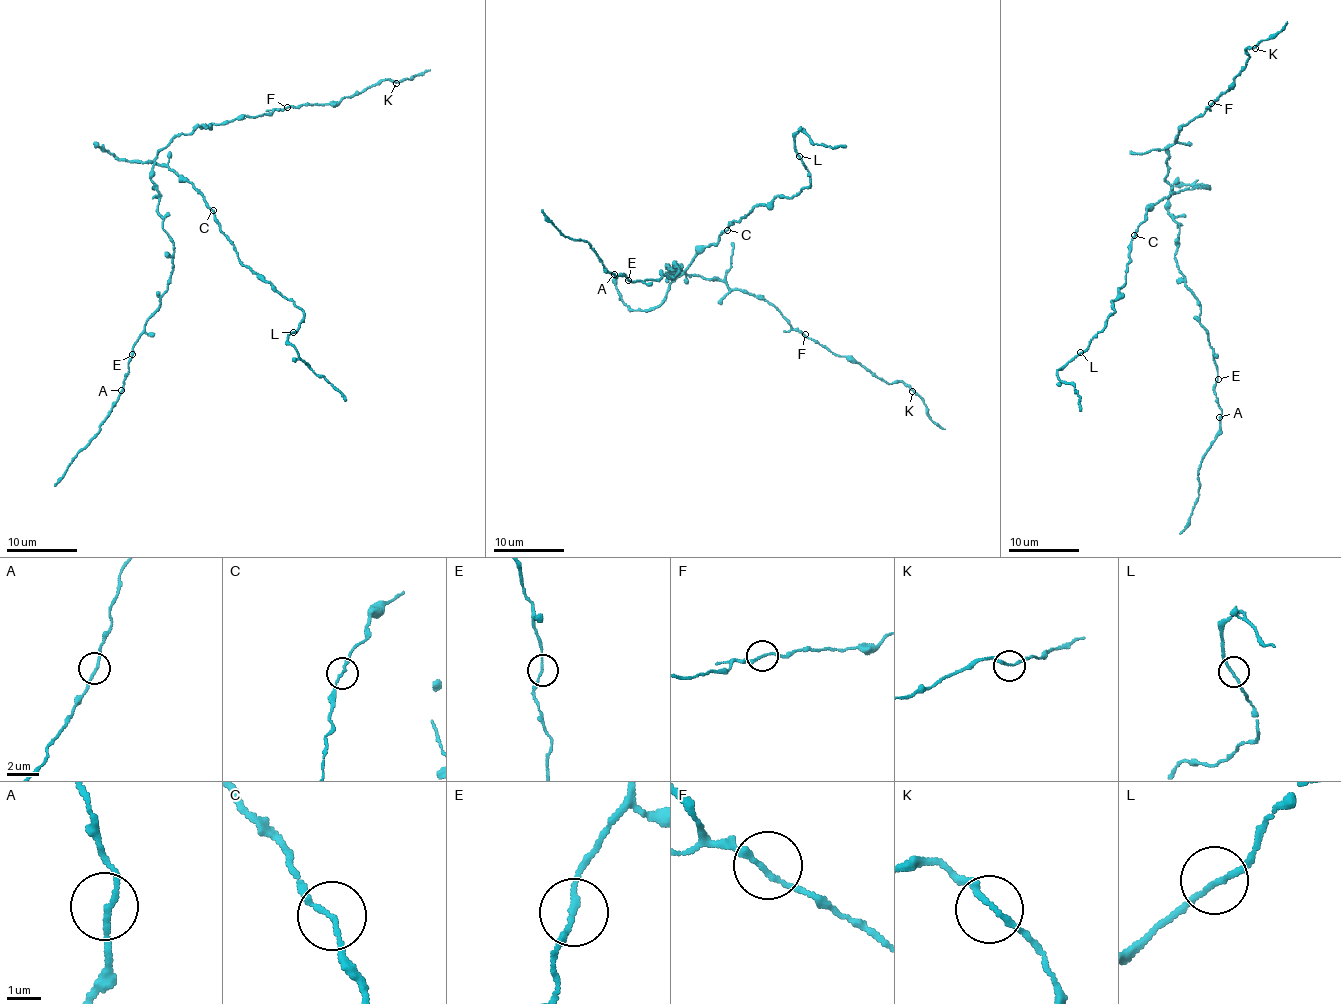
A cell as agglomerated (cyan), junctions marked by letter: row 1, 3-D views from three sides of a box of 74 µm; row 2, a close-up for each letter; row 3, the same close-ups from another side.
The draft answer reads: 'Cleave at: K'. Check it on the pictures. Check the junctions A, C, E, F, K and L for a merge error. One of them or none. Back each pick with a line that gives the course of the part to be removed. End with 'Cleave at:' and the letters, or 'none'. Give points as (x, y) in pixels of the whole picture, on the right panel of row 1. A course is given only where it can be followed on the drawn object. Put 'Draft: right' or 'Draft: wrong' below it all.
Cleave at: none
Draft: wrong

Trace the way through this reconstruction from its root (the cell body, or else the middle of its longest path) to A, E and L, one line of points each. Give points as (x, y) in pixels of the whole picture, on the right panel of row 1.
A: (1173, 193), (1168, 213), (1180, 226), (1174, 258), (1200, 308), (1199, 323), (1213, 351), (1219, 416)
E: (1173, 193), (1168, 213), (1180, 226), (1174, 258), (1200, 308), (1199, 323), (1213, 351), (1218, 379)
L: (1173, 193), (1176, 193), (1147, 209), (1145, 221), (1132, 237), (1126, 283), (1111, 301), (1115, 312), (1080, 352)

